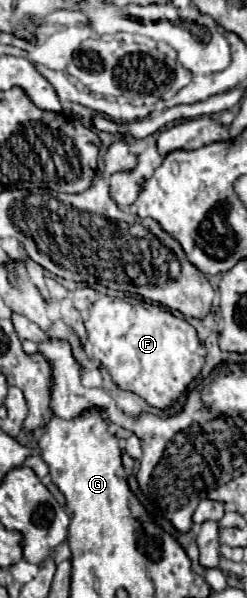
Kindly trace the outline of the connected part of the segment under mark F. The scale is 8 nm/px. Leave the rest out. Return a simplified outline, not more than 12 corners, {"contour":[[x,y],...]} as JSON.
{"contour":[[93,303],[85,353],[119,389],[169,409],[205,363],[159,305]]}

